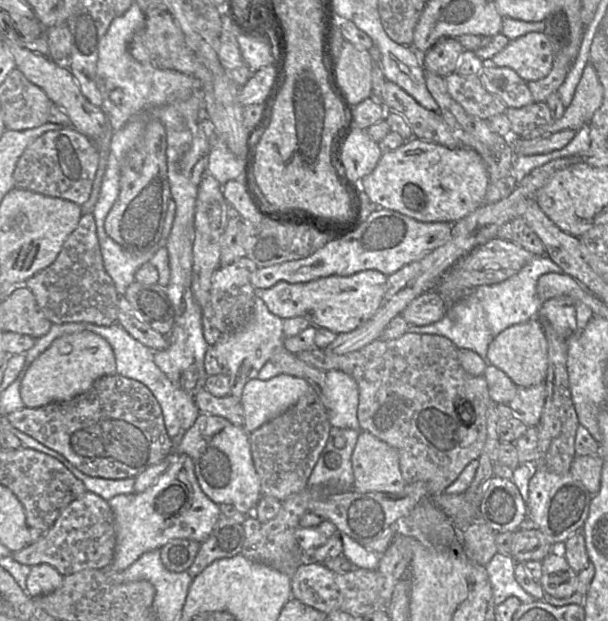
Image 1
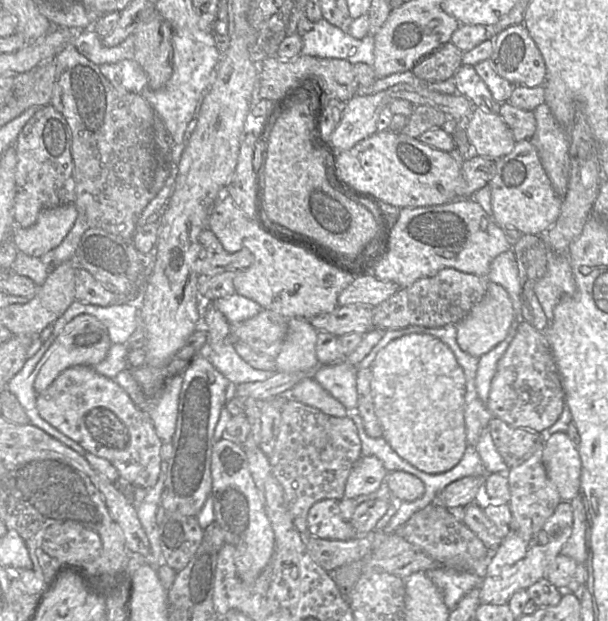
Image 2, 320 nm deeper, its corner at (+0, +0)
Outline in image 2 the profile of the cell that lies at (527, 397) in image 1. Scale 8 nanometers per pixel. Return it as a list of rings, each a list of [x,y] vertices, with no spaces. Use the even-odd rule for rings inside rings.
[[[521,321],[498,362],[486,403],[487,409],[493,417],[514,428],[543,433],[558,420],[564,403],[564,390],[545,333]]]

